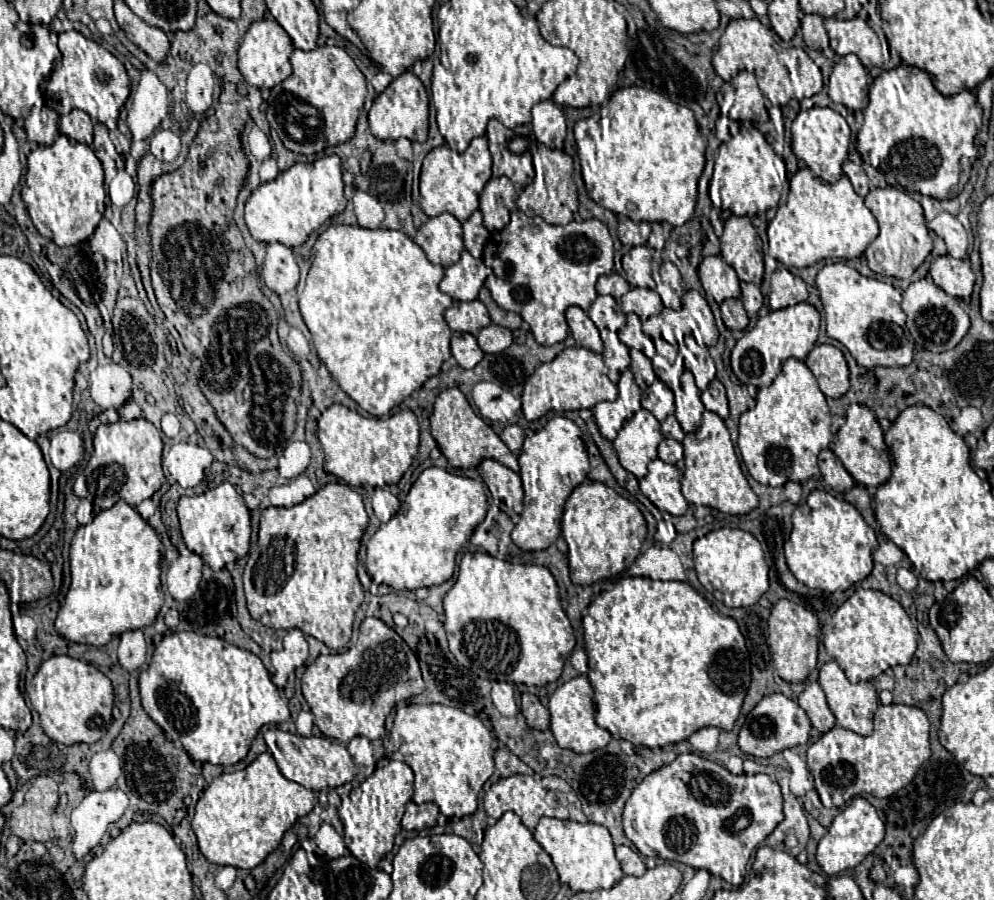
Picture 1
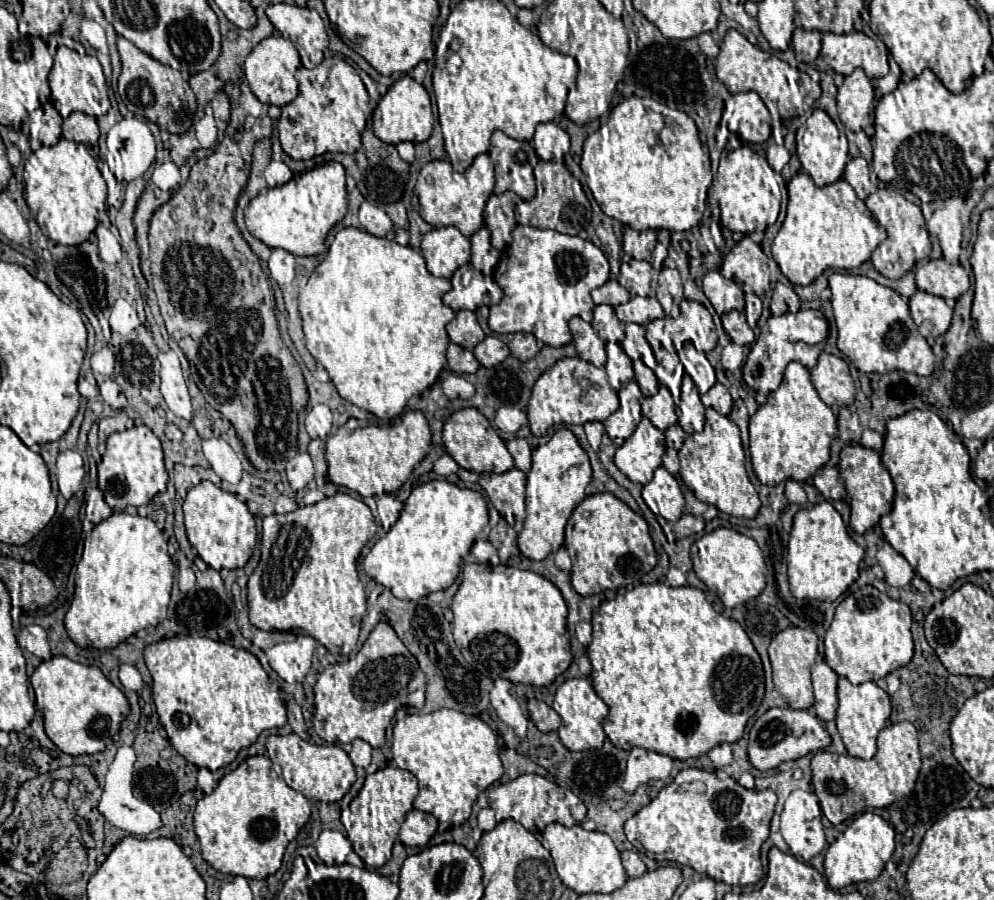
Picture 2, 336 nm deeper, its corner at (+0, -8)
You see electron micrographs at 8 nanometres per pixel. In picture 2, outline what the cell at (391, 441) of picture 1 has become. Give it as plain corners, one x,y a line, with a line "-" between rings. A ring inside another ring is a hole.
406,410
395,419
395,424
387,426
350,418
326,442
328,478
336,486
354,490
362,496
392,494
408,480
412,470
430,452
430,440
428,422
418,410

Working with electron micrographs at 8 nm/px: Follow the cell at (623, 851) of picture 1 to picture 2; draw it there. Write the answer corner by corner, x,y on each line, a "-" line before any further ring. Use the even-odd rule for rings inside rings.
624,850
624,852
622,852
622,866
624,866
624,870
626,870
626,874
628,874
630,878
642,876
642,874
646,872
646,864
642,862
642,858
640,858
638,852
628,852
628,850

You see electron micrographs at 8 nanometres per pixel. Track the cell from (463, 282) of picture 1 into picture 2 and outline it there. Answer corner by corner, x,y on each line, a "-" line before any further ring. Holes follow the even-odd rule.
464,264
460,266
454,276
452,276
452,290
444,294
444,304
450,306
454,312
458,310
476,310
480,306
492,306
498,304
504,293
499,287
493,276
485,276
482,272
478,272
474,266

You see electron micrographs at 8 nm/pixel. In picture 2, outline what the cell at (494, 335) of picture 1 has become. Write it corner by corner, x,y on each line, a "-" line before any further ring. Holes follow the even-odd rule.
486,336
476,348
474,356
482,366
496,366
508,358
508,346
494,336

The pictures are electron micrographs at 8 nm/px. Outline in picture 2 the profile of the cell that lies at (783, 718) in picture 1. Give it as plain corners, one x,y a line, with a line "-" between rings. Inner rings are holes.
770,708
764,712
748,734
748,758
754,768
766,772
778,768
786,760
798,760
810,752
818,752
828,748
832,742
826,728
820,724
816,716
806,710
792,710
792,708

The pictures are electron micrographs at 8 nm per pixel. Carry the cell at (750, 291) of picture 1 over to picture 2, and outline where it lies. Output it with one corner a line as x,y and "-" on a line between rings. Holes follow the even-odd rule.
746,294
746,318
748,318
748,324
754,328
758,318
760,318
760,312
762,312
762,302
756,294

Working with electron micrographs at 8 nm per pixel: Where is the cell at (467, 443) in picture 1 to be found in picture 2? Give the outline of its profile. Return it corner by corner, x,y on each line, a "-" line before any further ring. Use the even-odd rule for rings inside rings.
462,408
448,418
448,422
444,424
444,446
448,454
458,462
458,466
462,466
464,470
474,470
478,474
482,472
502,474
514,468
514,460
506,450
504,440
496,434
486,416
476,408

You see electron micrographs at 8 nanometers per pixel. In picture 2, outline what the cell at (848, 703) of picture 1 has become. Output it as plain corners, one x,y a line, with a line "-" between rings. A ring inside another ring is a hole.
838,680
838,712
836,712
836,726
844,740
844,746
850,756
870,760
876,754
876,736
886,726
886,720
892,712
890,696
882,690
876,682
864,682
854,686
850,680

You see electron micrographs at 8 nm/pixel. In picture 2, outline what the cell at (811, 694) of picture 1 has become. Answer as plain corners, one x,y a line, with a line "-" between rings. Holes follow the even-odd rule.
820,660
812,666
812,682
816,696
814,708
818,712
818,718
834,720
838,708
838,674
824,660

